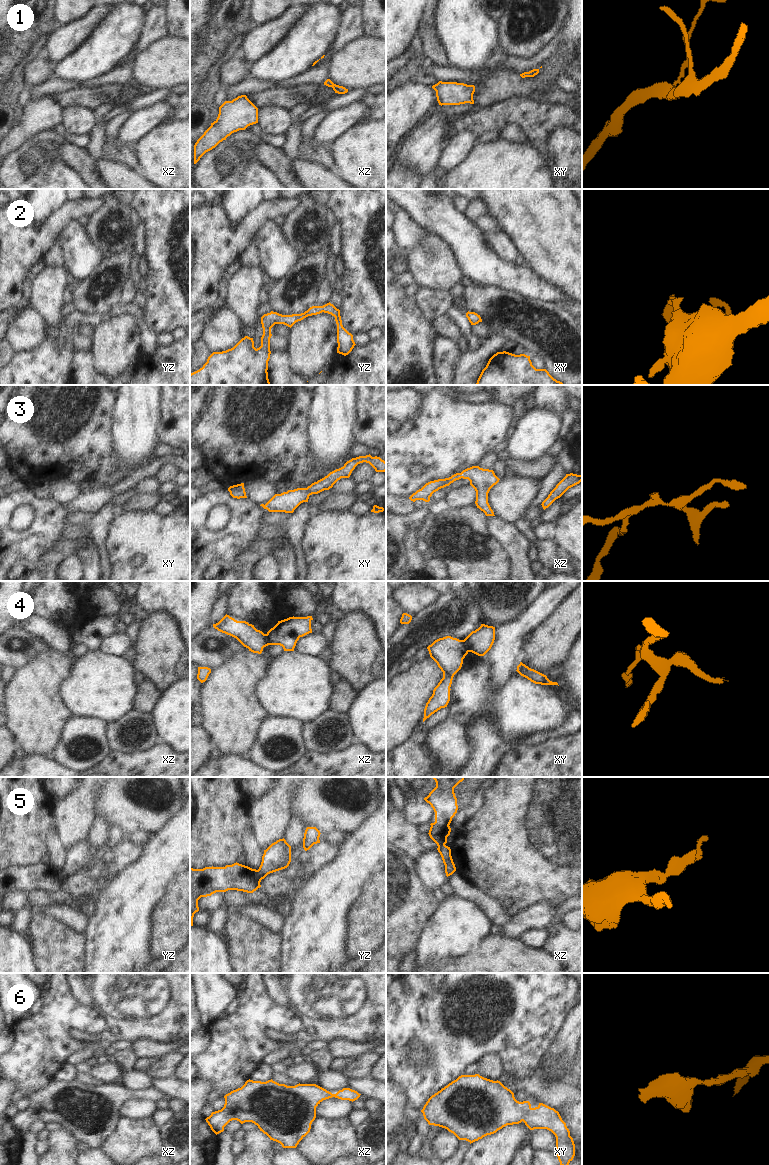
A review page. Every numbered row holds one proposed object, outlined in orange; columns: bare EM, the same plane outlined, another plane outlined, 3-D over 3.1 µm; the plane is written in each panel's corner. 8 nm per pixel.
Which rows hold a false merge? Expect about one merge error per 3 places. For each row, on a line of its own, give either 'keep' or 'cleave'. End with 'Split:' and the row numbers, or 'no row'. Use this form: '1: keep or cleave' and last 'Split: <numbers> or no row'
1: keep
2: keep
3: keep
4: cleave
5: cleave
6: keep
Split: 4, 5

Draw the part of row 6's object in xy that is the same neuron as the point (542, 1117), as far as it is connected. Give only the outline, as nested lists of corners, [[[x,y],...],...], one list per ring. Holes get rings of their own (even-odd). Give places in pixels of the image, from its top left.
[[[479,1074],[459,1076],[432,1095],[421,1112],[429,1125],[445,1128],[459,1140],[466,1140],[470,1144],[496,1133],[507,1125],[523,1121],[530,1130],[547,1129],[555,1135],[555,1153],[560,1165],[569,1165],[575,1156],[573,1138],[558,1111],[543,1103],[532,1108],[529,1101],[519,1102],[515,1099],[514,1093],[500,1081],[487,1079]]]

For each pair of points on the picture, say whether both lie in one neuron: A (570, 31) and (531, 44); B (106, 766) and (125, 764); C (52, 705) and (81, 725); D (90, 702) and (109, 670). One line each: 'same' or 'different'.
A: different
B: same
C: different
D: same

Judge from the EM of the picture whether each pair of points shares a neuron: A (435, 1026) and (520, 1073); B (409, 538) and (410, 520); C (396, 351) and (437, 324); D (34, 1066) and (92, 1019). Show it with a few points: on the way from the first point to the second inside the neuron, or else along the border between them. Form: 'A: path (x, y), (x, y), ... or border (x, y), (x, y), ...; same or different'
A: path (458, 1037), (493, 1040), (503, 1050); same
B: border (414, 529), (410, 529), (404, 536), (404, 553); different
C: border (431, 325), (439, 336); different
D: path (41, 1049), (71, 1019), (75, 1019); same

